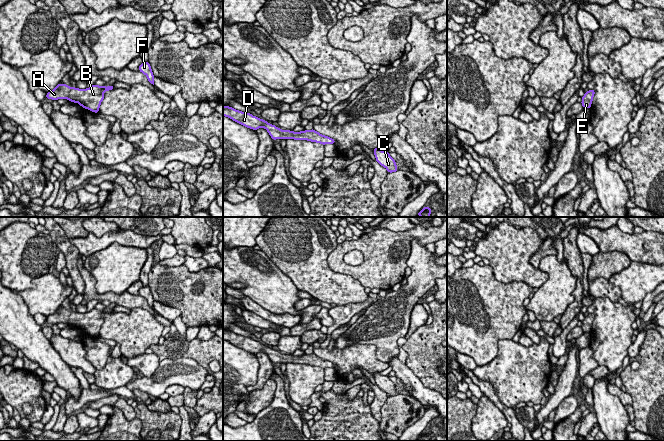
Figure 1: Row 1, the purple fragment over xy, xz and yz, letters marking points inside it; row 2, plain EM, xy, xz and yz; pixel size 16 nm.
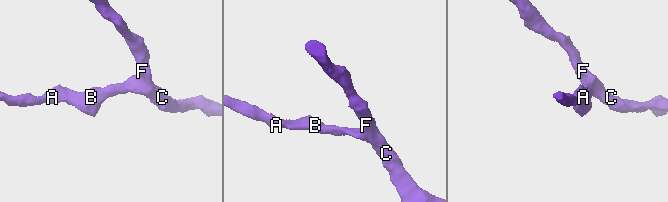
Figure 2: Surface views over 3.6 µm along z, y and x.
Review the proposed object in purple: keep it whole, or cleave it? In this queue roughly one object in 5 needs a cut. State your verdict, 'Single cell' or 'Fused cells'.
Single cell

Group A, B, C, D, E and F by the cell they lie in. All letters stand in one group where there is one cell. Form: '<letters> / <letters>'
A B C D E F

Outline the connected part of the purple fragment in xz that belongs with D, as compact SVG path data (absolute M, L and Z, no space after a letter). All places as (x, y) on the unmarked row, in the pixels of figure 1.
M223 330L223 340L229 341L233 345L244 349L247 352L257 354L260 351L265 352L273 364L276 363L295 363L295 364L308 364L311 366L317 366L320 368L334 368L335 364L324 360L314 353L306 354L301 356L293 356L290 354L281 354L275 349L271 349L269 346L262 344L258 341L251 339L250 337L245 337L238 335L232 331Z

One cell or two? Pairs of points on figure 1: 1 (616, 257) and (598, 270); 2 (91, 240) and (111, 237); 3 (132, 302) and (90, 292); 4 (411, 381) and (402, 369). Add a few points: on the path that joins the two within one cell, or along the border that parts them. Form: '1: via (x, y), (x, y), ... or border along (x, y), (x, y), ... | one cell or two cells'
1: via (612, 261), (602, 266) | one cell
2: via (96, 241), (106, 240) | one cell
3: via (122, 299), (100, 296) | one cell
4: via (408, 378), (403, 372) | one cell

